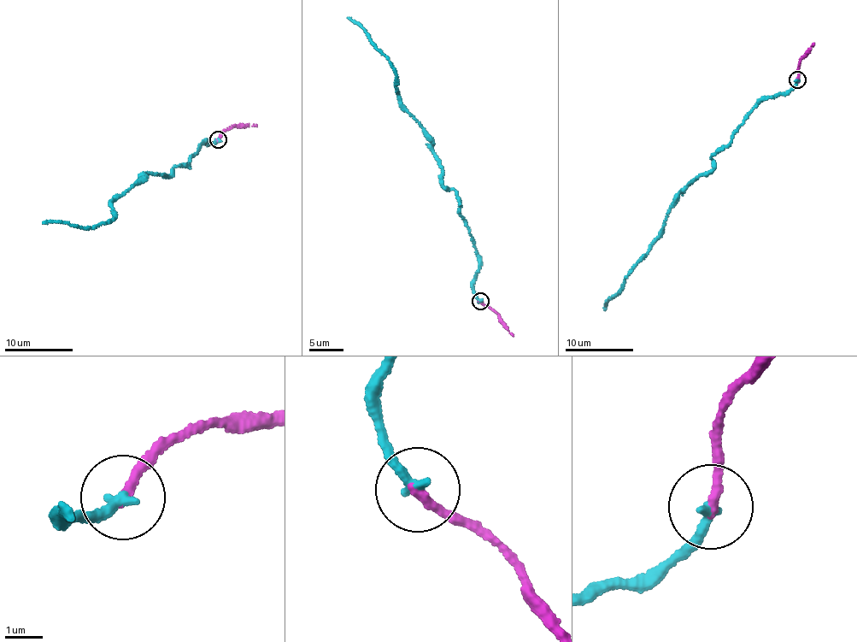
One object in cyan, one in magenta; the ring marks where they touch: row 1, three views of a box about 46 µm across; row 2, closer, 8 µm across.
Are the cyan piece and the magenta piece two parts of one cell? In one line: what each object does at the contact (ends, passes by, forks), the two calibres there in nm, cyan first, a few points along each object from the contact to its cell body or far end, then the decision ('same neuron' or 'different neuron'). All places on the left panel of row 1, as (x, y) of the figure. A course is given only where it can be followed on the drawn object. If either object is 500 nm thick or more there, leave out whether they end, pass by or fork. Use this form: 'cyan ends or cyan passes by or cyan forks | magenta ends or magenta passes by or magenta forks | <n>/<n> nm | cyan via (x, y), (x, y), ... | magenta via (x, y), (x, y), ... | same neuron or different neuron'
cyan ends | magenta ends | 280/260 nm | cyan via (219, 140), (205, 141), (170, 176), (145, 173), (111, 203), (108, 220), (90, 228), (43, 223) | magenta via (219, 140), (221, 134), (235, 126), (244, 127), (257, 125) | same neuron

